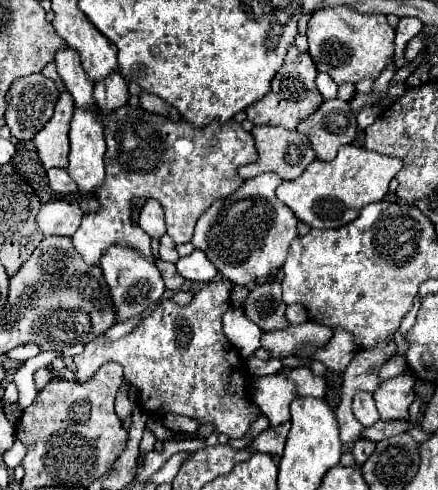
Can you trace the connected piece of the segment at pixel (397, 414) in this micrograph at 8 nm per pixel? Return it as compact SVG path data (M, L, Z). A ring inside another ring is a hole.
M410 372L384 380L374 392L376 408L382 420L408 420L408 406L414 400L414 376Z

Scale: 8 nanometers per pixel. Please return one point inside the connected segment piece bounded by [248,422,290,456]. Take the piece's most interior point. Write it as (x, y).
(272, 442)

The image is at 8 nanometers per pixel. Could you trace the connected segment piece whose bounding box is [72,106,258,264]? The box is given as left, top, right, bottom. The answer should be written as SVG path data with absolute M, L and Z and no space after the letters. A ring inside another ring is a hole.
M132 106L118 108L116 112L110 112L106 116L98 112L98 116L104 124L104 134L106 134L106 144L108 144L106 178L94 192L100 202L100 210L86 214L80 228L72 236L76 250L82 254L82 258L88 264L98 264L102 254L114 244L133 248L150 262L155 262L151 252L151 238L131 220L131 206L134 198L156 198L166 212L166 224L168 224L170 238L176 244L190 242L196 220L200 218L200 212L204 212L204 208L208 208L212 200L232 194L242 184L242 178L236 176L236 168L258 160L252 134L246 132L236 120L228 120L220 124L220 130L216 132L216 120L204 128L194 128L192 124L184 120L172 122L172 120L166 120L164 116L156 116L152 112L146 112L142 108L132 108Z

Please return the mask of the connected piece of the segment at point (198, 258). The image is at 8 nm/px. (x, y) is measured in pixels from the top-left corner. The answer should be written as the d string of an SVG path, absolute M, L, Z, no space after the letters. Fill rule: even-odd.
M194 250L190 256L182 256L176 262L176 268L180 276L184 276L186 280L194 280L194 282L212 282L218 272L200 250Z

